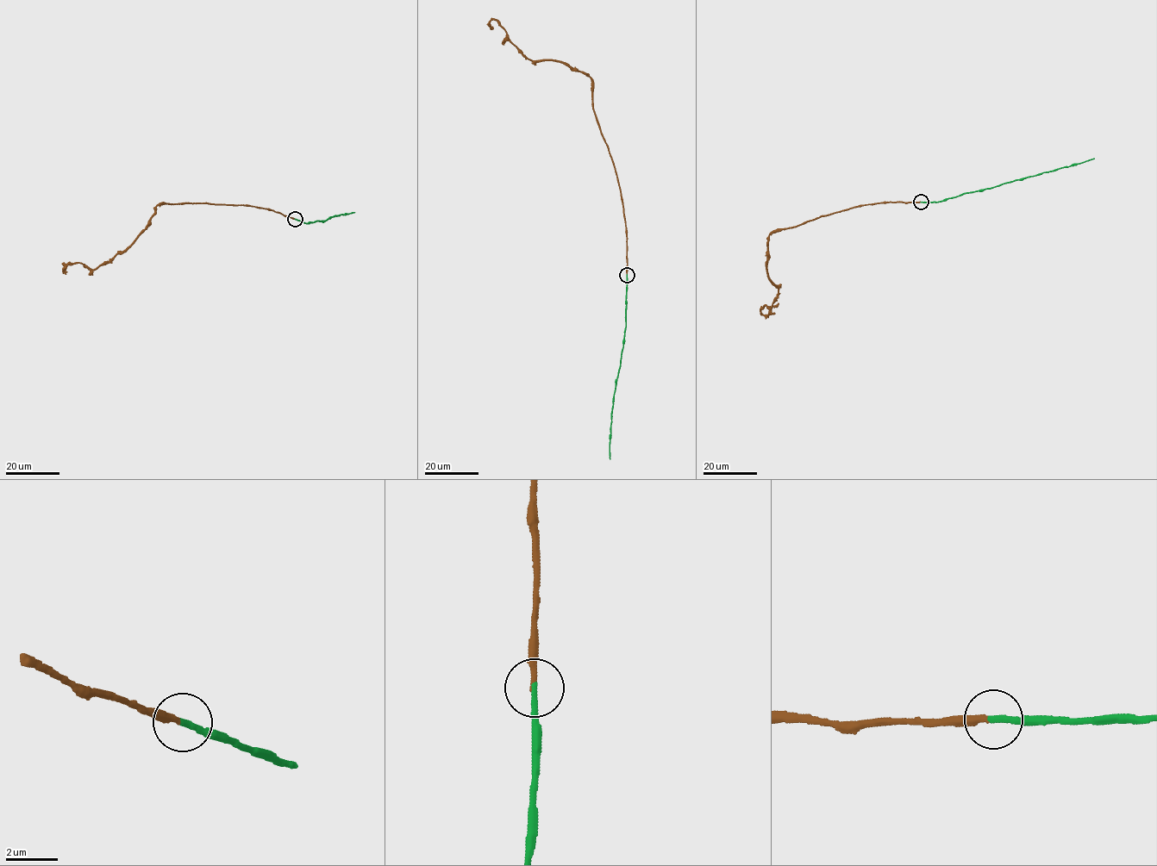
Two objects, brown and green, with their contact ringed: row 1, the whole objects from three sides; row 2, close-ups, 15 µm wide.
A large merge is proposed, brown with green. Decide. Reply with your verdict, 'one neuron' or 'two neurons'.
one neuron

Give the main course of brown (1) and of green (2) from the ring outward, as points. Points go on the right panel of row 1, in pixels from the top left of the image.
1: (921, 202), (856, 206), (772, 232), (766, 268), (778, 288), (761, 313), (770, 306)
2: (921, 202), (946, 200), (1094, 158)

